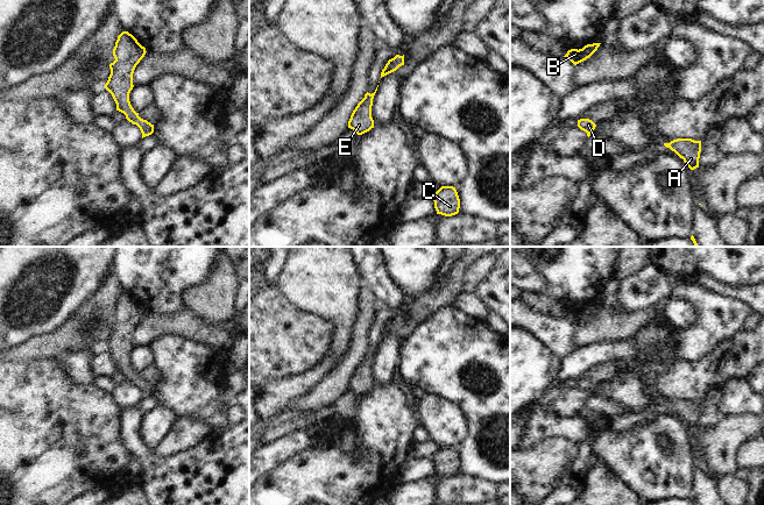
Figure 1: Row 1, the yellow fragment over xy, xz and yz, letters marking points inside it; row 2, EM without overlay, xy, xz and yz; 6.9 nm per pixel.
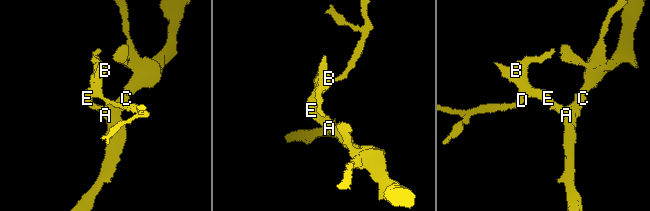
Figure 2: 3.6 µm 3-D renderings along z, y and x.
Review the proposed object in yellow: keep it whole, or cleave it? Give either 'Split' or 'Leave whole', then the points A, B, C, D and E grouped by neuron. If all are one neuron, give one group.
Leave whole. Groups: A B C D E.

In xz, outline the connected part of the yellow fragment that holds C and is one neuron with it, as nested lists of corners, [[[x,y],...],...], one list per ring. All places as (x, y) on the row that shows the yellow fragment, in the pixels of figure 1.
[[[441,186],[437,192],[431,194],[434,201],[437,214],[452,216],[459,213],[460,199],[455,187]]]

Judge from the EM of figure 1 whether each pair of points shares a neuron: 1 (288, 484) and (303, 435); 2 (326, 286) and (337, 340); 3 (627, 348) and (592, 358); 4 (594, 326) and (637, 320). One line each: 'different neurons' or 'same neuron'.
1: different neurons
2: same neuron
3: same neuron
4: same neuron

